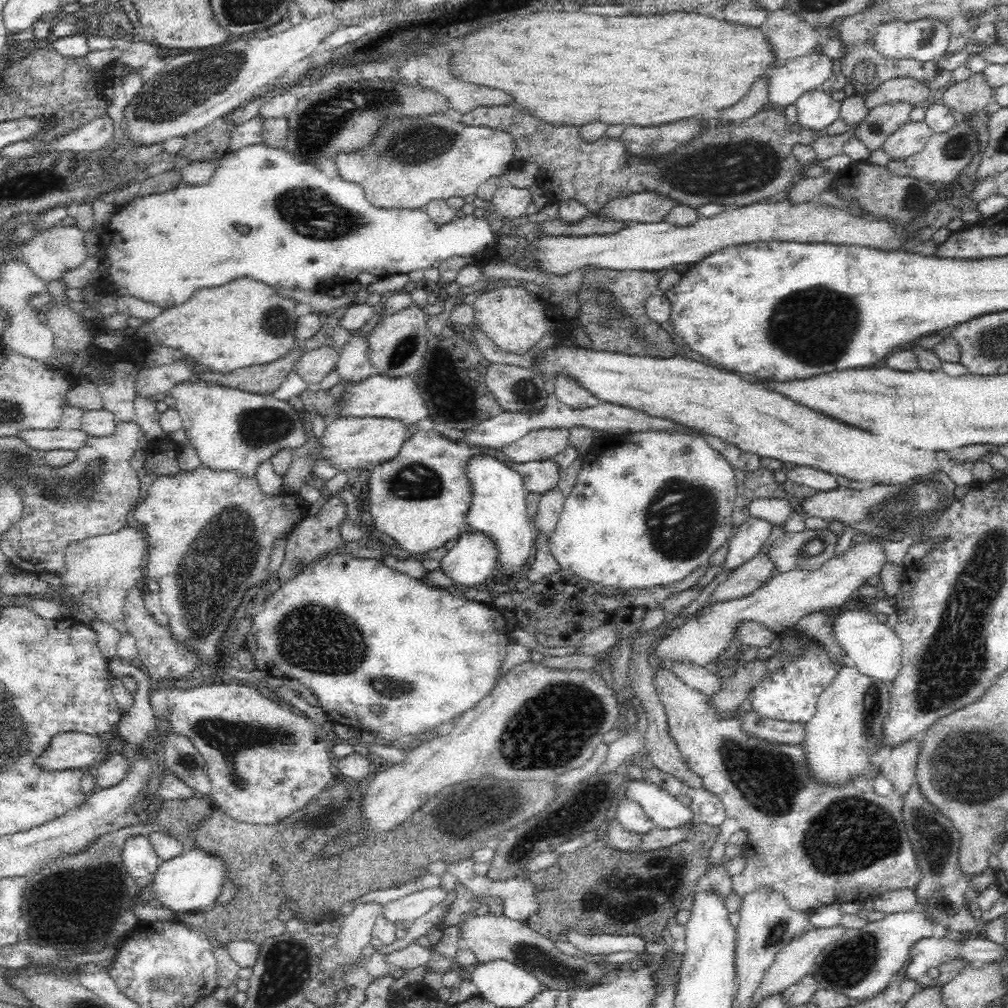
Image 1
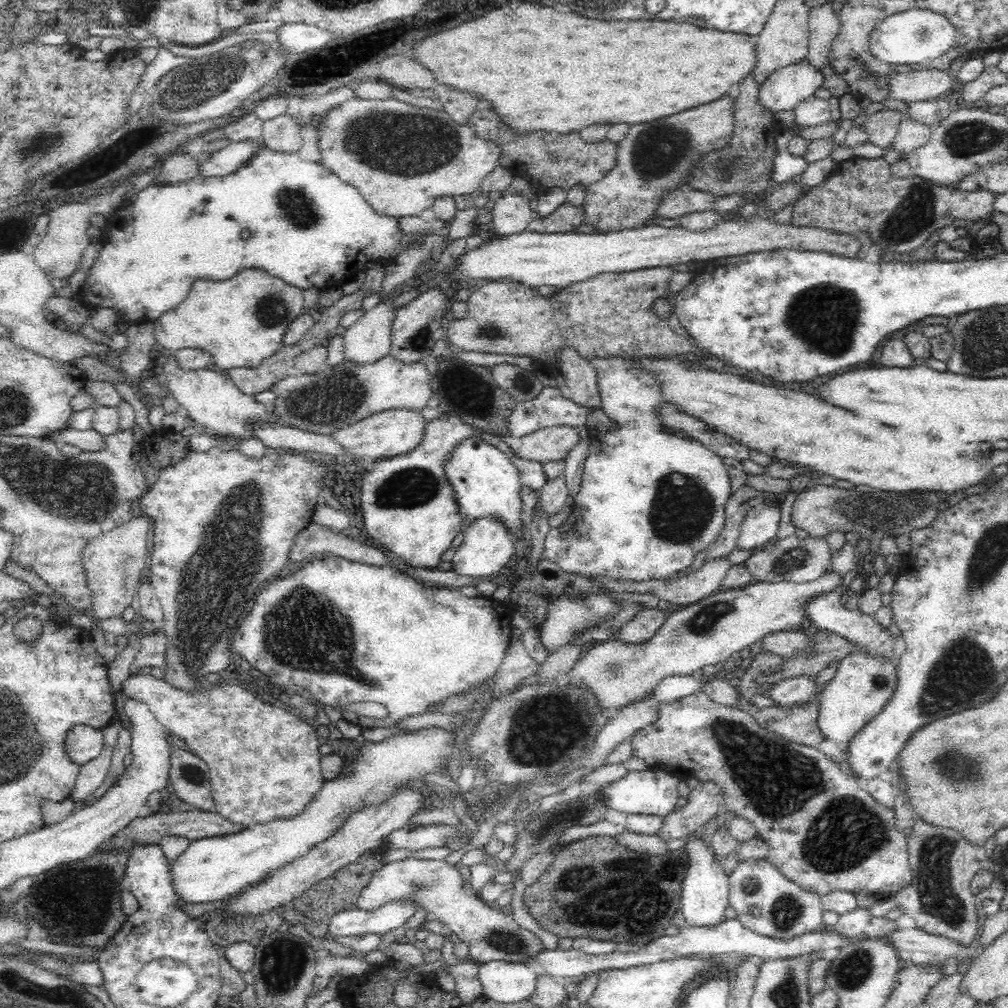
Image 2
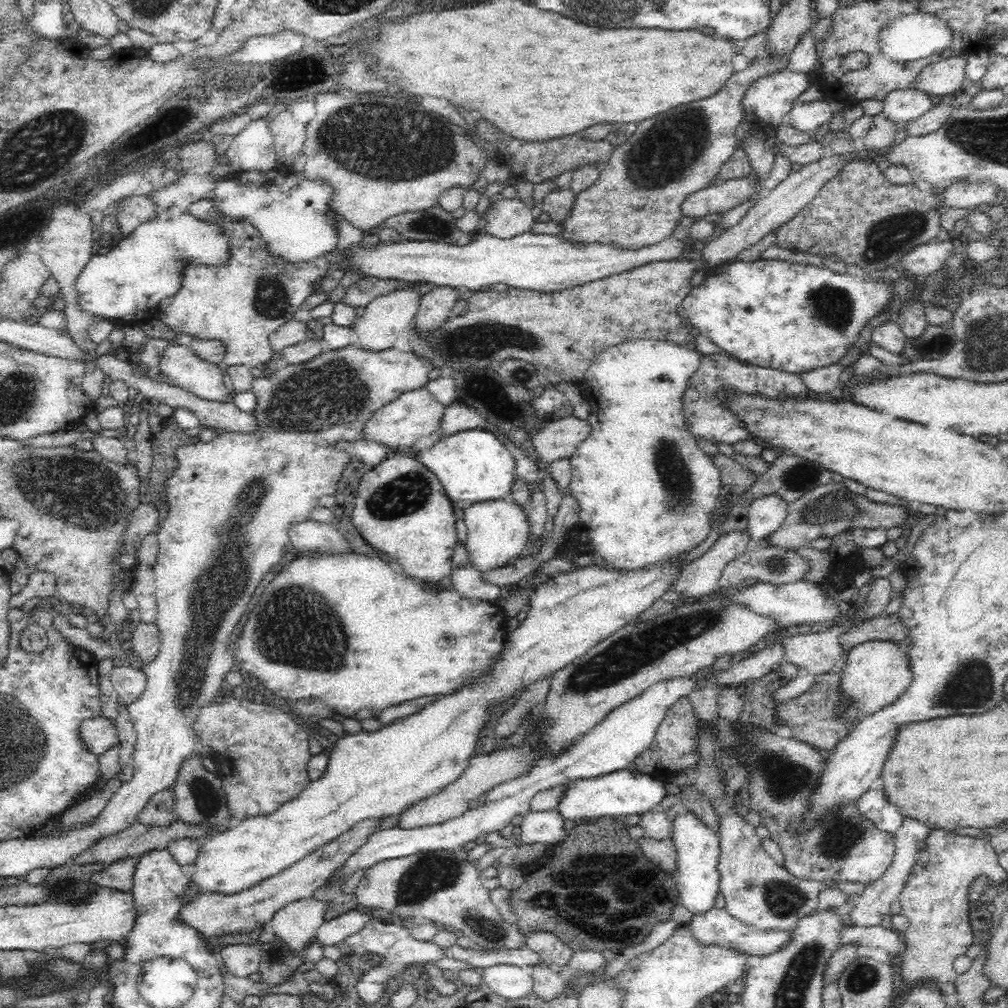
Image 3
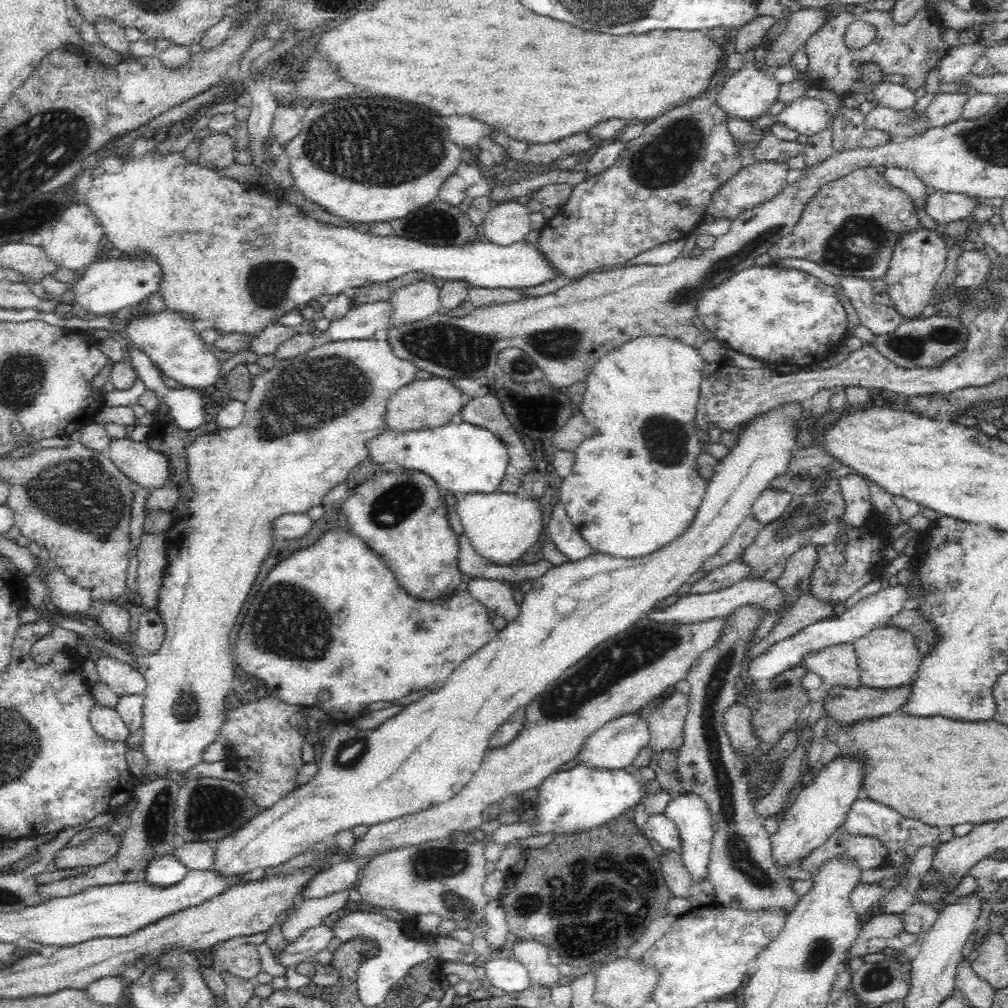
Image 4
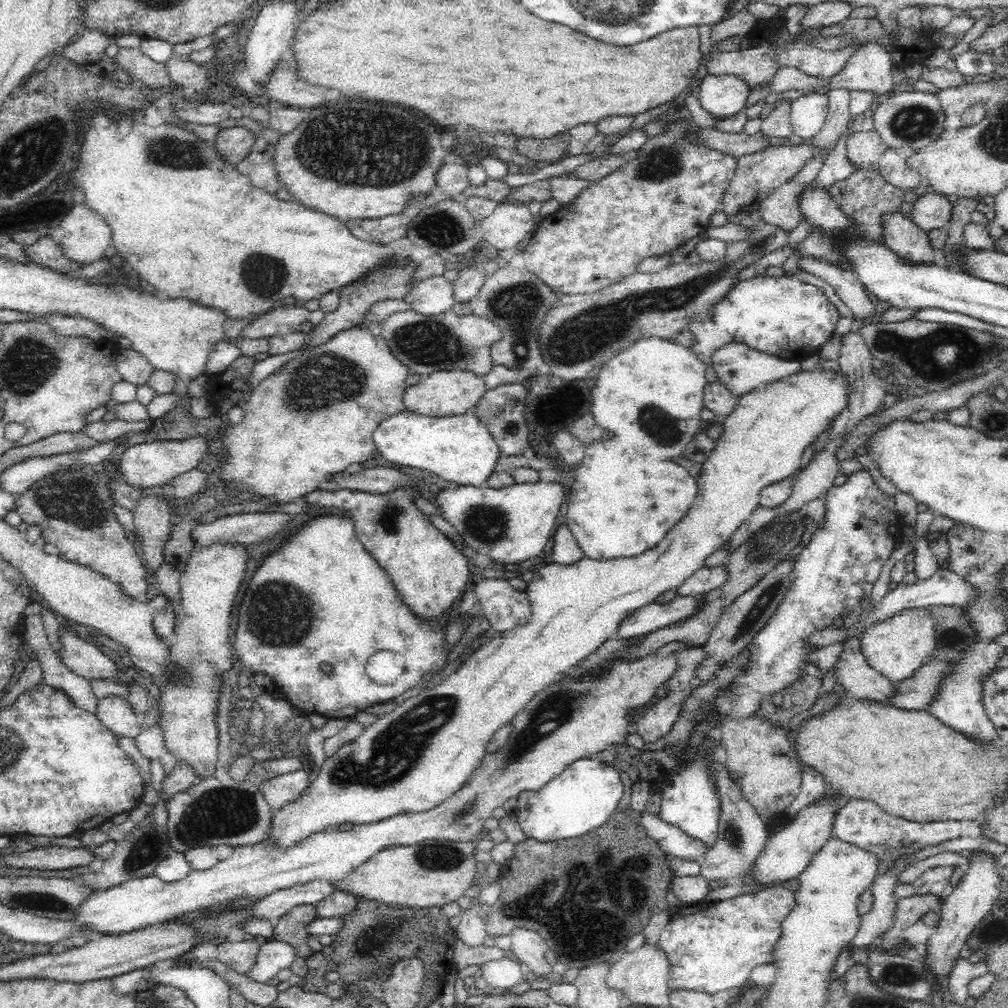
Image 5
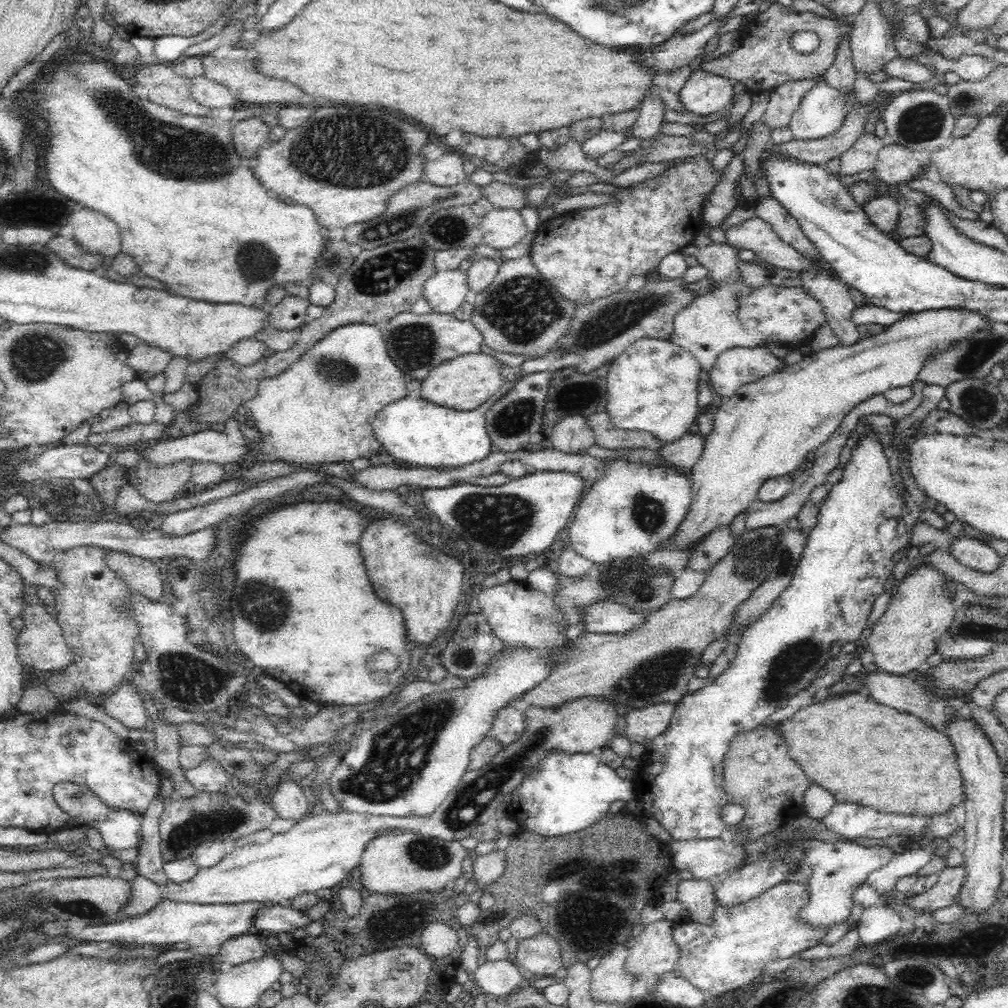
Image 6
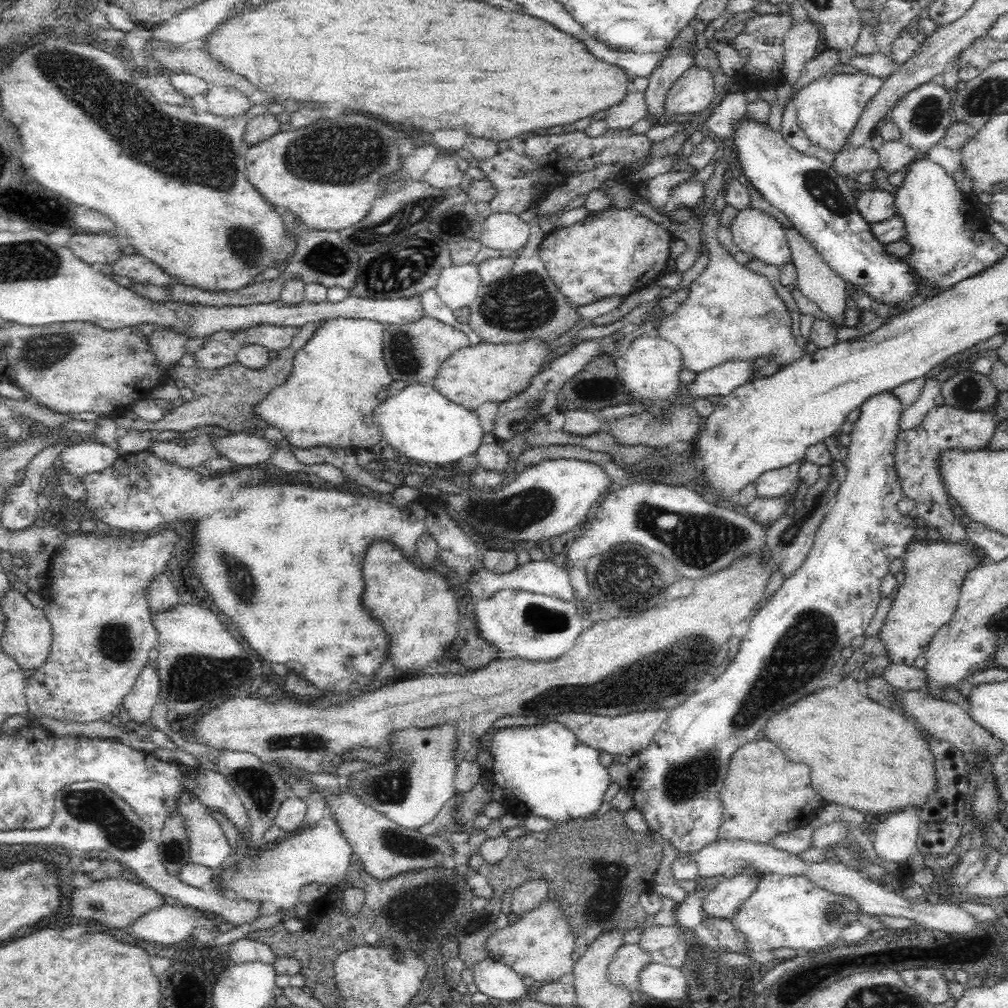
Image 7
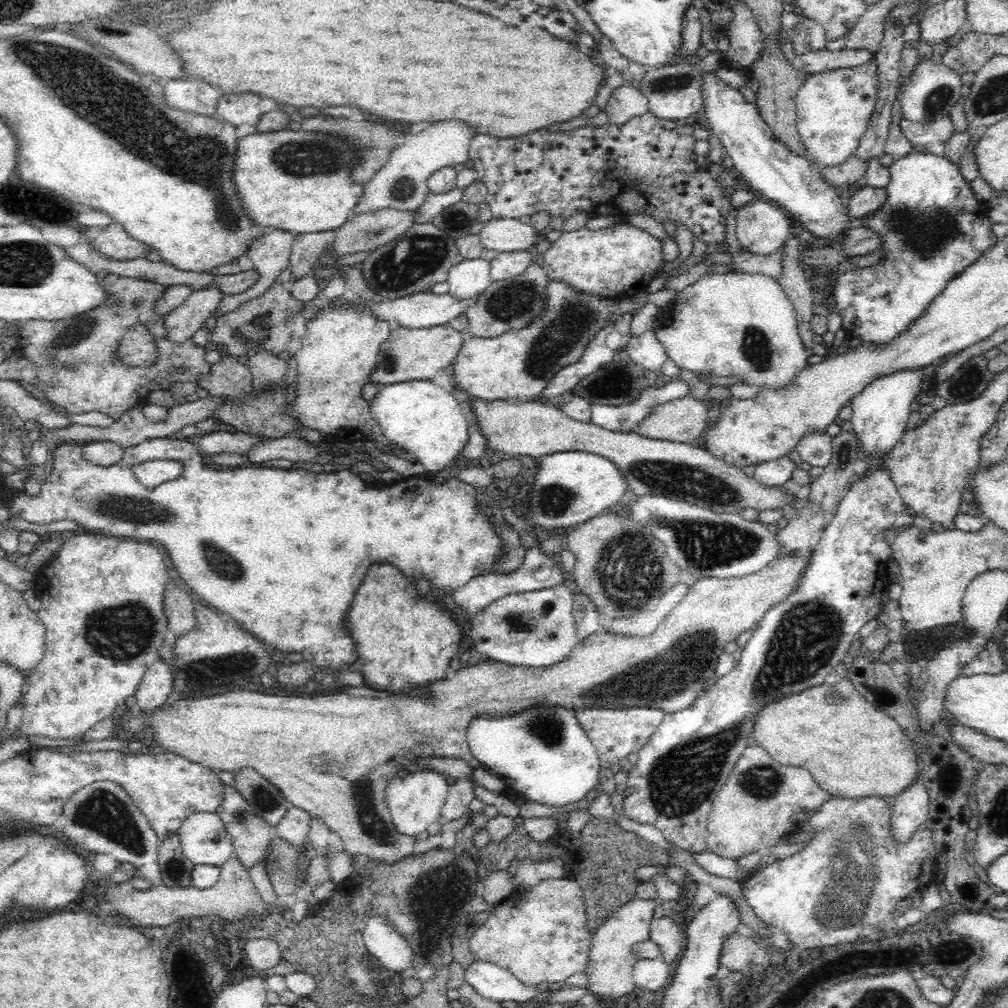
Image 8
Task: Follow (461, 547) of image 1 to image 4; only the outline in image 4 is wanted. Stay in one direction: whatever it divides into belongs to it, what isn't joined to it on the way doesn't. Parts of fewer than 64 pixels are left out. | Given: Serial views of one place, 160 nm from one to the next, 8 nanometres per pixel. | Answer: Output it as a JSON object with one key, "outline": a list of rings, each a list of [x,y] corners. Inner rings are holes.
{"outline":[[[508,492],[459,497],[455,512],[478,556],[496,566],[511,565],[534,546],[542,532],[540,501]]]}

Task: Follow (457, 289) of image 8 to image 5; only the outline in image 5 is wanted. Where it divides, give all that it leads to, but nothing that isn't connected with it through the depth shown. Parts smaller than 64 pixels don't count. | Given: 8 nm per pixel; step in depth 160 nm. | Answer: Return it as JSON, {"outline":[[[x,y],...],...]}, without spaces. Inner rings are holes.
{"outline":[[[444,276],[419,280],[402,299],[410,309],[422,316],[436,316],[452,310],[454,297],[450,281]]]}

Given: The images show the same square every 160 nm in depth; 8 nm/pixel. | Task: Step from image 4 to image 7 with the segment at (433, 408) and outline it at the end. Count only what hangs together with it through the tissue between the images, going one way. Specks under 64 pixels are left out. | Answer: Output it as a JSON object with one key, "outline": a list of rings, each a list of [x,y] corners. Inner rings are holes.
{"outline":[[[528,340],[528,342],[520,342],[520,344],[488,344],[480,342],[476,345],[460,348],[451,354],[438,368],[436,376],[432,379],[431,387],[444,396],[446,400],[452,401],[454,404],[459,404],[464,408],[476,410],[478,406],[486,402],[501,403],[514,393],[525,389],[528,381],[536,376],[537,372],[546,364],[548,358],[553,351],[548,349],[548,343],[536,342]]]}

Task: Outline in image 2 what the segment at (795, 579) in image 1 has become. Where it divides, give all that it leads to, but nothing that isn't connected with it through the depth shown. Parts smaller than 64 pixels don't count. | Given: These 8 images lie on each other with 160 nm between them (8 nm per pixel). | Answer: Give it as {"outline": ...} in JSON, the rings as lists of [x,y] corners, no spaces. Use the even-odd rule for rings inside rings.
{"outline":[[[830,567],[817,579],[810,582],[781,580],[780,582],[752,582],[745,587],[720,591],[707,595],[702,600],[688,605],[672,613],[660,630],[655,632],[647,644],[630,646],[620,640],[594,643],[589,652],[579,660],[571,671],[570,681],[598,695],[605,711],[624,708],[628,704],[640,701],[644,693],[654,690],[664,679],[670,676],[690,676],[695,671],[701,671],[705,666],[715,665],[725,668],[733,658],[744,648],[758,641],[767,632],[797,630],[804,616],[807,616],[808,604],[818,596],[832,594],[844,584],[844,576],[840,571]]]}

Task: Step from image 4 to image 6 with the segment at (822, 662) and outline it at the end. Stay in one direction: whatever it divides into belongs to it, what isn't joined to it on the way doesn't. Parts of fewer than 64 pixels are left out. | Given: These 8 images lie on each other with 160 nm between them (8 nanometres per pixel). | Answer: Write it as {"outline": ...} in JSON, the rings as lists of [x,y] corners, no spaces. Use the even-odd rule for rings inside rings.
{"outline":[[[861,669],[856,673],[856,680],[862,684],[862,689],[870,691],[868,695],[873,698],[876,703],[894,708],[899,712],[908,712],[919,717],[923,722],[926,722],[933,727],[945,727],[948,724],[948,720],[954,716],[954,714],[963,714],[968,716],[970,705],[964,701],[964,699],[951,699],[942,700],[941,698],[935,698],[931,694],[926,693],[922,687],[918,687],[908,676],[898,677],[883,671],[866,672]]]}

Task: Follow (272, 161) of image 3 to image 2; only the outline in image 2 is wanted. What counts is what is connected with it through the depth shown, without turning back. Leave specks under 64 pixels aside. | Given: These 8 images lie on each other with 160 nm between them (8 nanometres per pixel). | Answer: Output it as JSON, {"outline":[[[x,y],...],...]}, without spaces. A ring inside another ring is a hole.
{"outline":[[[230,142],[224,148],[215,152],[206,160],[199,163],[198,177],[224,177],[236,172],[242,164],[254,156],[256,149],[263,142]]]}

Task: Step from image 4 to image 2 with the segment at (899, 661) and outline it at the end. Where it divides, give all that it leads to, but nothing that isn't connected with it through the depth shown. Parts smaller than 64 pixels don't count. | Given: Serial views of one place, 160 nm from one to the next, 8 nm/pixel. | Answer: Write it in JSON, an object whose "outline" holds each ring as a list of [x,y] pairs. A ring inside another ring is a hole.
{"outline":[[[850,653],[840,660],[840,667],[832,680],[819,693],[819,714],[816,727],[823,740],[836,744],[838,752],[848,755],[852,738],[866,727],[890,701],[896,690],[895,663],[870,659],[864,653]]]}

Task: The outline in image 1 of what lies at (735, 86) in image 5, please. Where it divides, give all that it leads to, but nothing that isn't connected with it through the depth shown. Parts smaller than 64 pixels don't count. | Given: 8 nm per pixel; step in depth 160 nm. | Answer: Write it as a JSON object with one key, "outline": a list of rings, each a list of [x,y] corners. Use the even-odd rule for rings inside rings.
{"outline":[[[816,48],[802,56],[789,58],[784,66],[778,66],[770,73],[768,80],[769,102],[791,111],[796,99],[801,94],[823,87],[830,76],[832,76],[832,57],[827,55],[826,49]]]}

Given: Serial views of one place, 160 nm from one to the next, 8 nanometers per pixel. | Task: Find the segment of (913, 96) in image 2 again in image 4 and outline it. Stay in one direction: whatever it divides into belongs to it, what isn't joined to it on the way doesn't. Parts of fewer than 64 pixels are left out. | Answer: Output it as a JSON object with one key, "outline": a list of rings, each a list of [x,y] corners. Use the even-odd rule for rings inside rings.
{"outline":[[[984,38],[972,44],[954,46],[938,61],[938,84],[954,84],[964,80],[966,74],[971,74],[971,66],[982,55],[980,41]]]}

